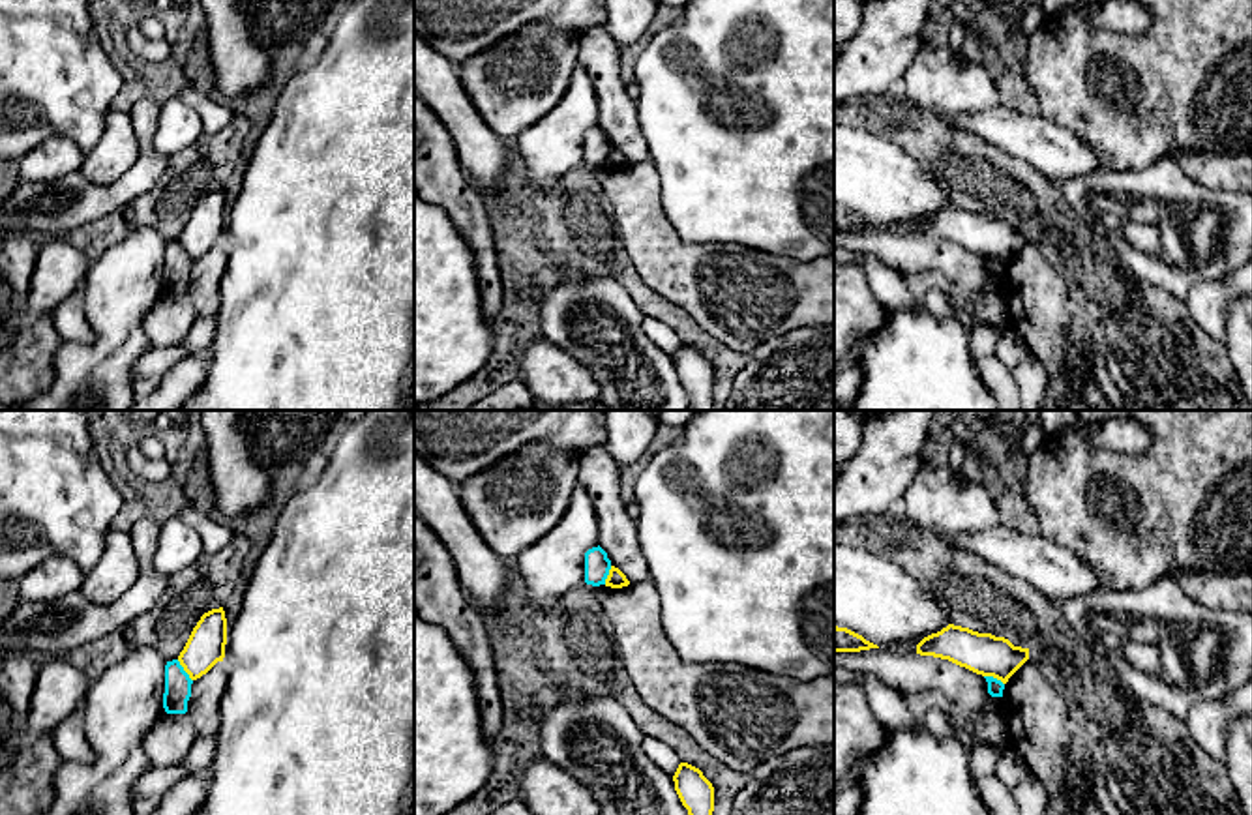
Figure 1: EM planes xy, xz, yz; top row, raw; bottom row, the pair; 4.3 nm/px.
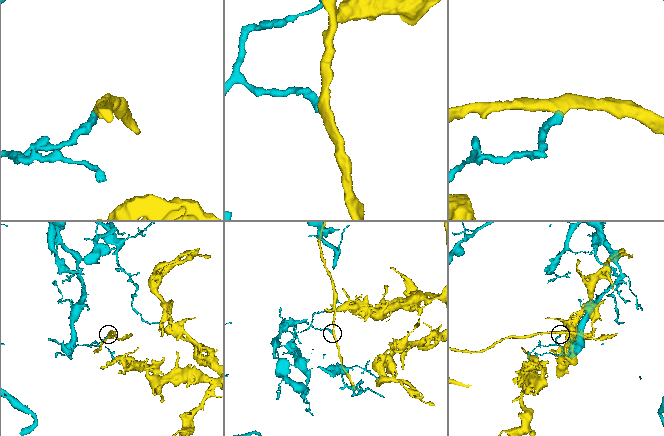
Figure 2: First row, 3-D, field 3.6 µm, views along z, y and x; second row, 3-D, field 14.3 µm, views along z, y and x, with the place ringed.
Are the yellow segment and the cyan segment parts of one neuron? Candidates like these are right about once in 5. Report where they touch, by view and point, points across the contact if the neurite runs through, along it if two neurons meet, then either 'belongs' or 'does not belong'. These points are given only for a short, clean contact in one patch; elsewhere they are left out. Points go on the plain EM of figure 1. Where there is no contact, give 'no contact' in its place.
contact xy (184, 250); border xy (177, 240), (192, 261); does not belong

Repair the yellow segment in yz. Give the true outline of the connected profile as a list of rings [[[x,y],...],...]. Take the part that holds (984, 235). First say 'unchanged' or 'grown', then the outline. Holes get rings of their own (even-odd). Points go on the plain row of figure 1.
unchanged; [[[948,204],[917,225],[917,234],[948,240],[1003,264],[1029,240],[1029,229],[1014,227],[1005,217],[978,214]]]

